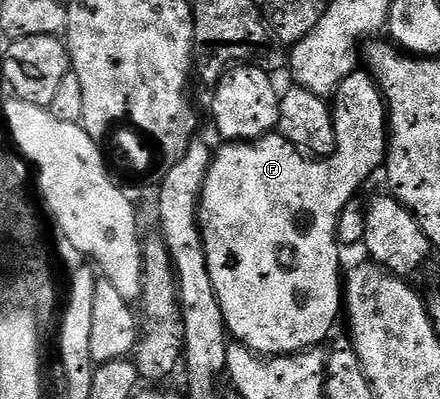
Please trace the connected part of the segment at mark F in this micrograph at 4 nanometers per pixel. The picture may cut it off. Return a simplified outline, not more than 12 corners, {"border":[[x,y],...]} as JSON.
{"border":[[350,73],[336,152],[216,147],[200,236],[231,338],[319,348],[340,218],[381,170],[380,84]]}

